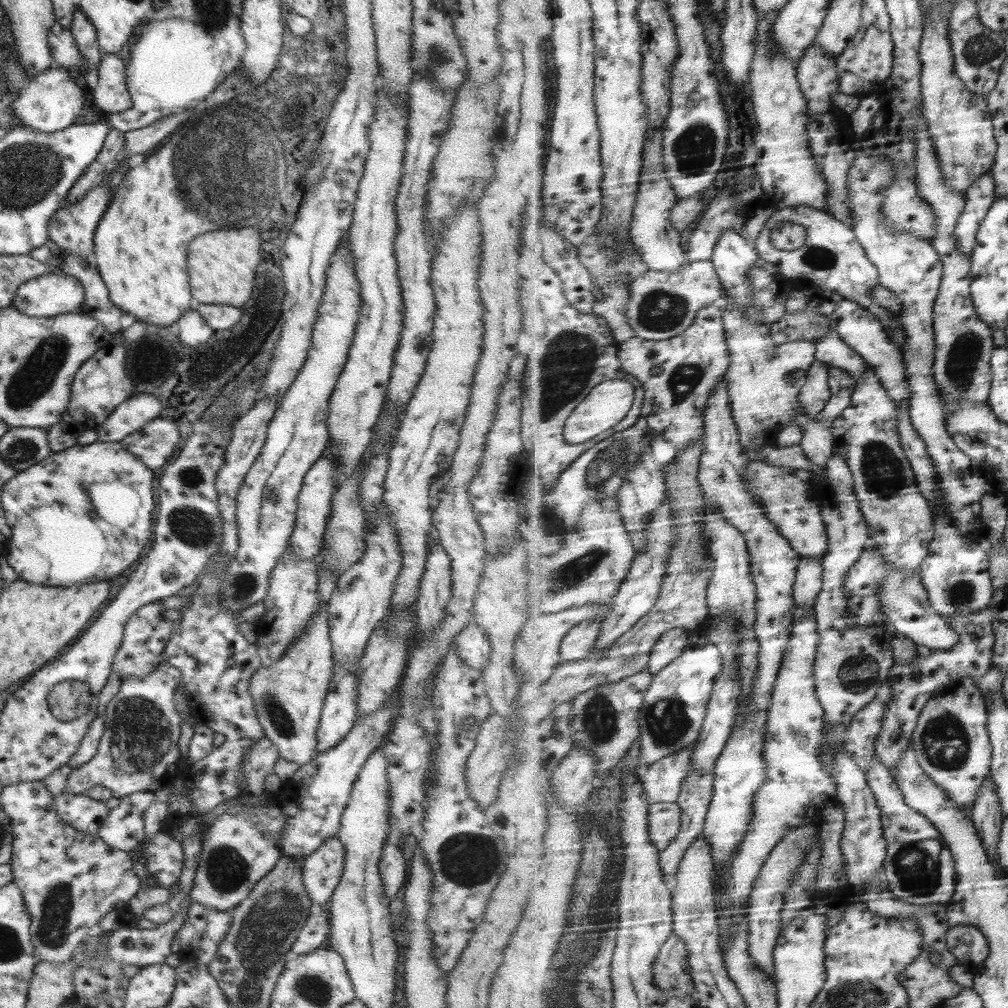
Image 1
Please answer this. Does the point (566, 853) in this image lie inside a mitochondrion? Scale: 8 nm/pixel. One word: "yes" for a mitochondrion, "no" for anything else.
no

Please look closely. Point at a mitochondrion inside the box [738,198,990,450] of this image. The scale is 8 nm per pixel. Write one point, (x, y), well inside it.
(964, 358)

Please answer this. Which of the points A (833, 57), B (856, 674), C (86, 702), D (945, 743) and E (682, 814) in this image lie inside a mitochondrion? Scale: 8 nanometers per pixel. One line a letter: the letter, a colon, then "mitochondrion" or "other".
A: other
B: mitochondrion
C: mitochondrion
D: mitochondrion
E: other

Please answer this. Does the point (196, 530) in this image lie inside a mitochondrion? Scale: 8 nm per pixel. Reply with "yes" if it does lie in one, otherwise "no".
yes

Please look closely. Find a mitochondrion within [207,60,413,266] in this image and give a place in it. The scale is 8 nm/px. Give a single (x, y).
(286, 114)

